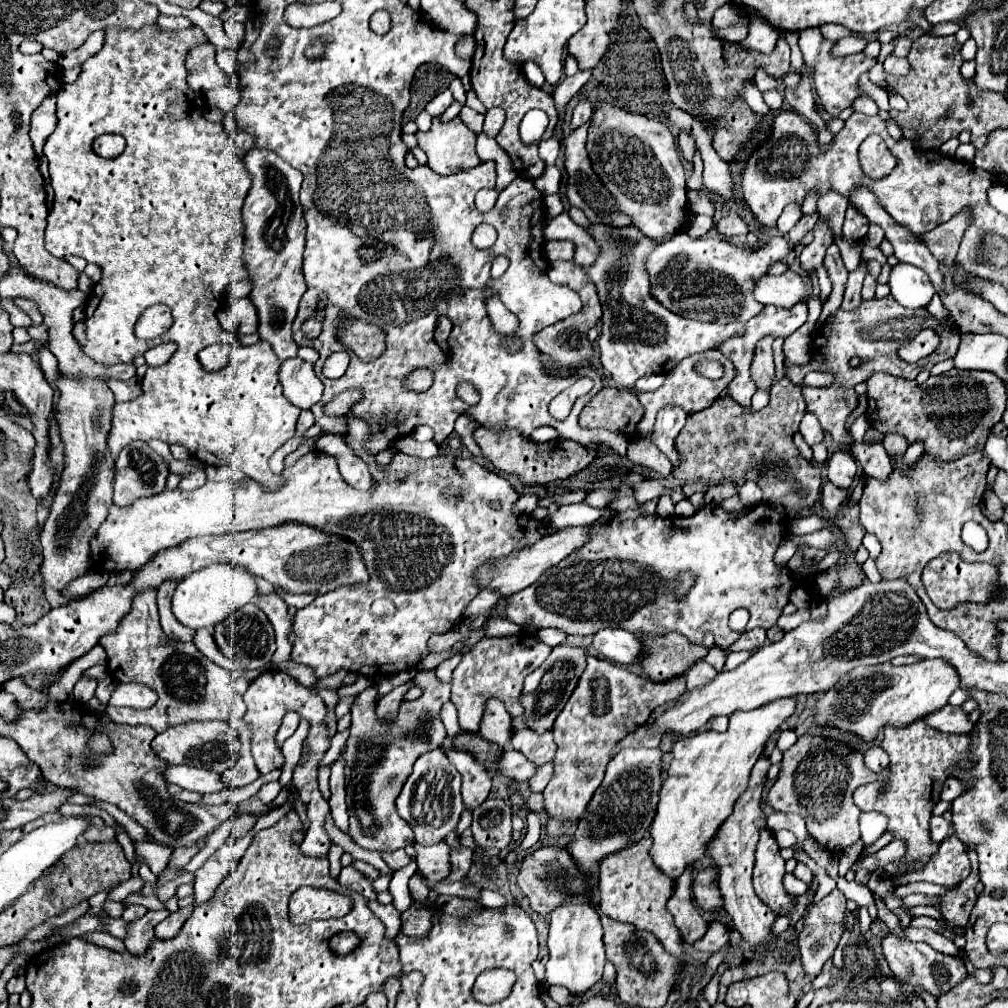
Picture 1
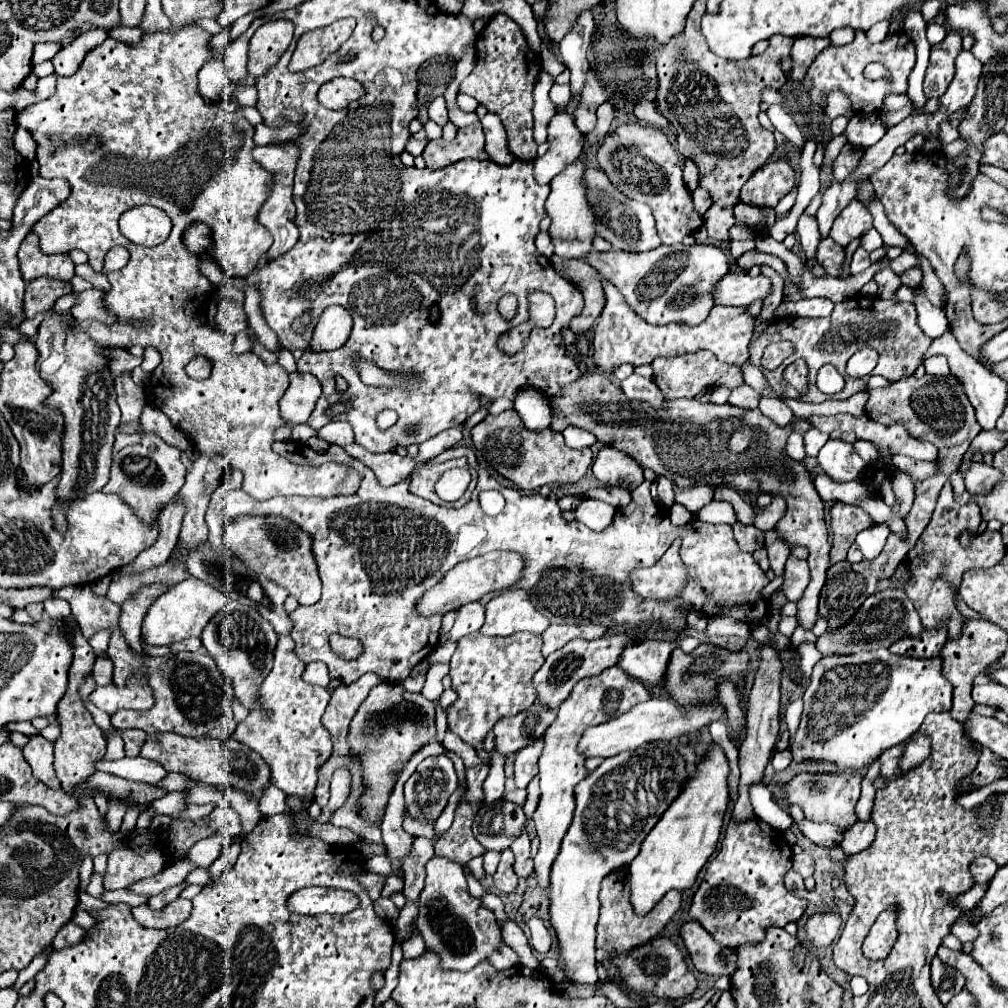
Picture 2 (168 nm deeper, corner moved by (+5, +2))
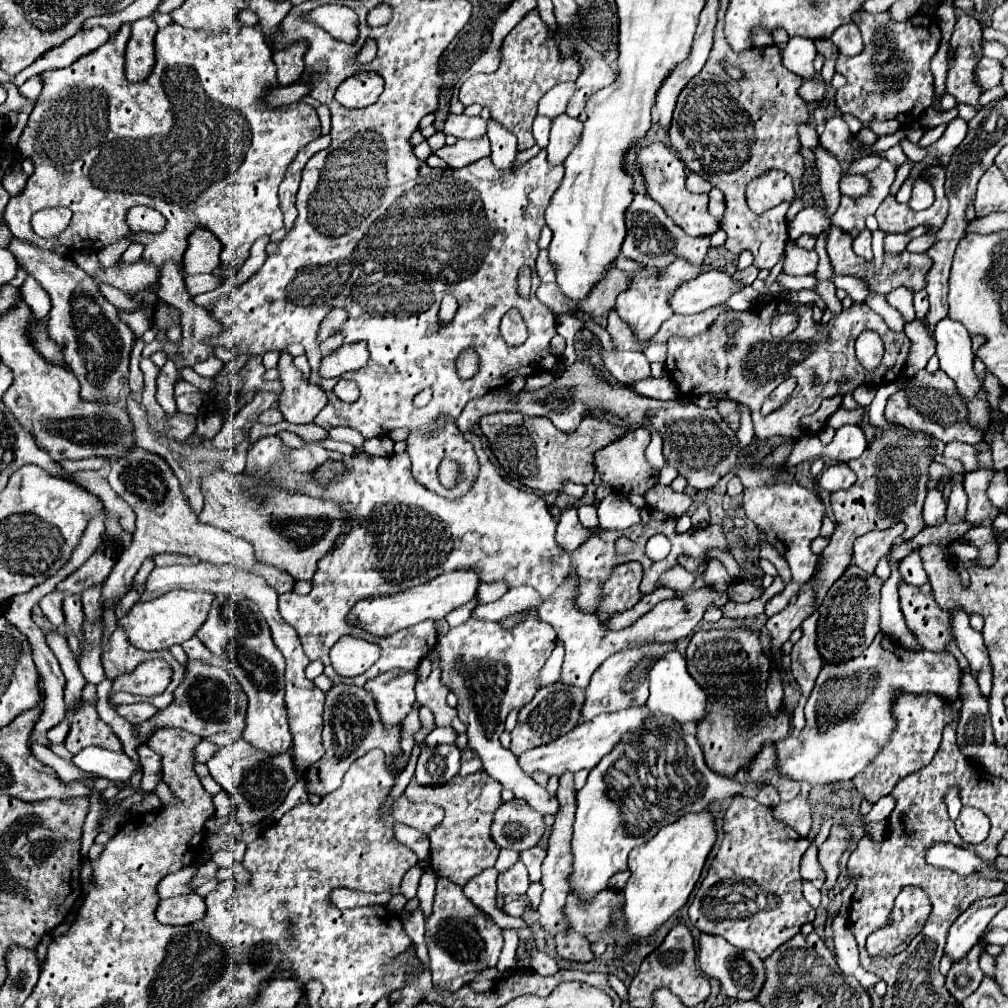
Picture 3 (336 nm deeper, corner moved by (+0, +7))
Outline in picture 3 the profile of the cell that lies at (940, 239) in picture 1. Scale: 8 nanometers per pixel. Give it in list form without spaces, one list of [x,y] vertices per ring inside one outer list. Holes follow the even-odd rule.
[[[844,175],[840,179],[840,193],[850,197],[860,197],[866,193],[866,179],[862,175]]]

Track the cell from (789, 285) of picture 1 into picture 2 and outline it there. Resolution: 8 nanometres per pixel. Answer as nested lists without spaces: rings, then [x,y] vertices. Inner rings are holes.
[[[729,272],[713,290],[715,304],[721,306],[747,306],[755,300],[765,300],[771,294],[771,280],[763,274],[751,276],[749,272]]]

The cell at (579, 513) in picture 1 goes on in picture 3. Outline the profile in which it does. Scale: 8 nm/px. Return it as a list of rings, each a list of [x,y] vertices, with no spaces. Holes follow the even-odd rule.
[[[610,493],[602,503],[598,505],[598,517],[602,529],[628,529],[636,523],[640,523],[640,511],[634,507],[628,497]]]

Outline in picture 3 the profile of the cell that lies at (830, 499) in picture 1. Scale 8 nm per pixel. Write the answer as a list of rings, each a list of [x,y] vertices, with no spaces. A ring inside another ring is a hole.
[[[836,463],[828,469],[824,469],[822,479],[820,479],[820,487],[826,491],[838,491],[838,489],[850,489],[856,481],[854,471],[846,465],[846,463]]]

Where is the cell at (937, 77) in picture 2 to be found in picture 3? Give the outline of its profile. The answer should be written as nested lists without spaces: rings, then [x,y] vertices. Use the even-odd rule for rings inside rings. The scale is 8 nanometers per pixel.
[[[972,15],[958,17],[958,23],[952,33],[952,53],[948,63],[948,79],[946,93],[954,95],[958,103],[972,105],[974,109],[982,109],[980,95],[982,87],[976,83],[974,69],[978,65],[978,57],[982,57],[982,27]]]

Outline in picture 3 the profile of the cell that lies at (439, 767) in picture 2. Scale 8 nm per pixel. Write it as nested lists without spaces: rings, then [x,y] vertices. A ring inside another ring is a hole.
[[[418,743],[420,755],[416,763],[416,779],[424,785],[442,785],[442,781],[450,781],[460,769],[460,749],[456,743],[444,743],[438,747],[428,747],[426,743]]]

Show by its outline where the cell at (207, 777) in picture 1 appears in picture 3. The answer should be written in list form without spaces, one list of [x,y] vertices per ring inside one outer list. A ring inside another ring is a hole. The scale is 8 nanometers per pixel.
[[[86,747],[72,757],[72,763],[86,771],[112,781],[128,781],[136,771],[136,765],[126,753],[114,753],[102,747]]]

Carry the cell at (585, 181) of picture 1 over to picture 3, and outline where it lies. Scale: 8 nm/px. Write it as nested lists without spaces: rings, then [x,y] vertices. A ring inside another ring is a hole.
[[[634,195],[632,207],[626,211],[626,227],[628,227],[628,235],[626,235],[626,241],[622,245],[622,255],[632,259],[632,261],[638,261],[646,267],[666,269],[678,257],[686,259],[692,265],[702,265],[706,261],[708,249],[710,249],[710,237],[690,237],[690,235],[686,235],[664,213],[664,209],[650,197]]]

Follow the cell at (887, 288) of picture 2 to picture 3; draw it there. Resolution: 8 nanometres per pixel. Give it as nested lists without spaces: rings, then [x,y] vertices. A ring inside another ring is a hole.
[[[894,289],[894,293],[886,295],[886,301],[902,313],[904,323],[910,323],[910,321],[916,319],[914,303],[912,303],[912,293],[908,289]]]

